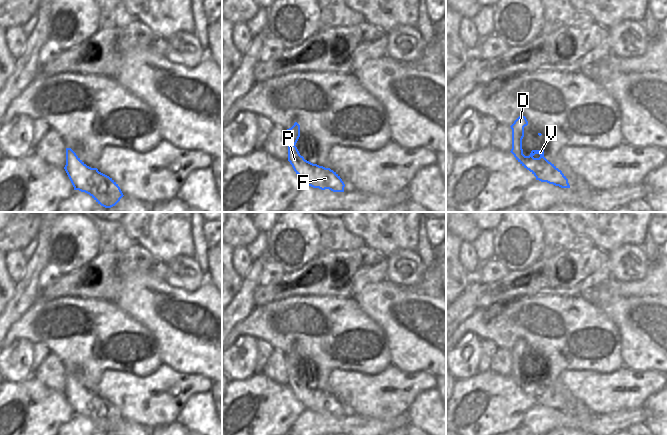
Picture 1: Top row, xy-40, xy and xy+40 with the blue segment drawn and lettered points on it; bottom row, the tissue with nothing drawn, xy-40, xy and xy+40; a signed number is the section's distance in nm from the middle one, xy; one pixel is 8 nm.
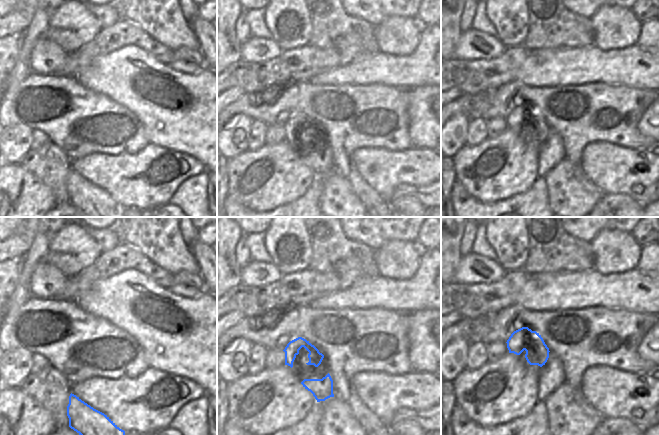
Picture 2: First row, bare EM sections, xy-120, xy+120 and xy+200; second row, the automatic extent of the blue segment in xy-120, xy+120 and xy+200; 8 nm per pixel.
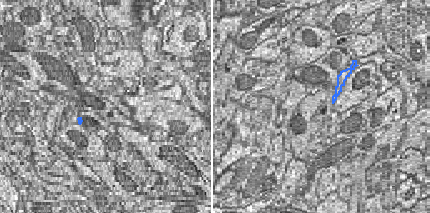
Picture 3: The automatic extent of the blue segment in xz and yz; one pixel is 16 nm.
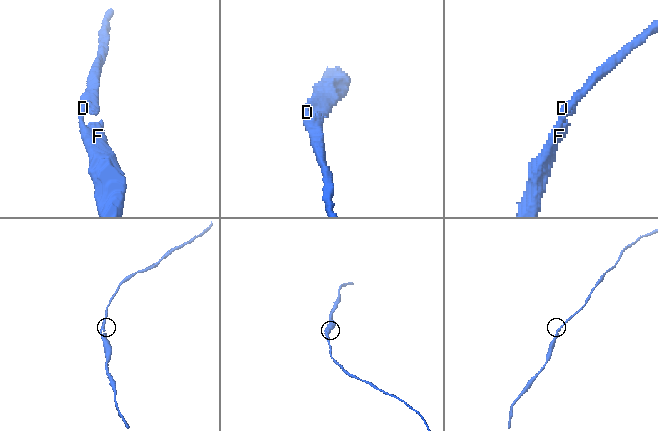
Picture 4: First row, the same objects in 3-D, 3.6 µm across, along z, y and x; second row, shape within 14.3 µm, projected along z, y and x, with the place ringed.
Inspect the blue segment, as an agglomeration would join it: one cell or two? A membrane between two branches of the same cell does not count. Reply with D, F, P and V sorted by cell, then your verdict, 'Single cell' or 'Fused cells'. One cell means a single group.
Groups: D F P V. Single cell.

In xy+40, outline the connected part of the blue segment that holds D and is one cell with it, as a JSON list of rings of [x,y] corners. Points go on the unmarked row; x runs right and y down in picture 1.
[[[519,340],[510,350],[512,353],[512,373],[510,376],[524,392],[536,401],[536,404],[561,412],[570,412],[568,403],[562,395],[544,381],[544,374],[532,374],[529,380],[523,378],[522,363],[524,351],[527,349],[526,341]]]

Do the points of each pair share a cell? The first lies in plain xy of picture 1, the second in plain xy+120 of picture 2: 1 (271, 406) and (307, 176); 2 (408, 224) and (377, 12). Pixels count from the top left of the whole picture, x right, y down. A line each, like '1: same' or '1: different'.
1: same
2: same

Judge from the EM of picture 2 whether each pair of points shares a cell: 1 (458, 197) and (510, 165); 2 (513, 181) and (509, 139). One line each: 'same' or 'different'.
1: different
2: same

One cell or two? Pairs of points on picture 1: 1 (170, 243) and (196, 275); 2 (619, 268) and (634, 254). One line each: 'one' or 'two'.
1: two
2: one

